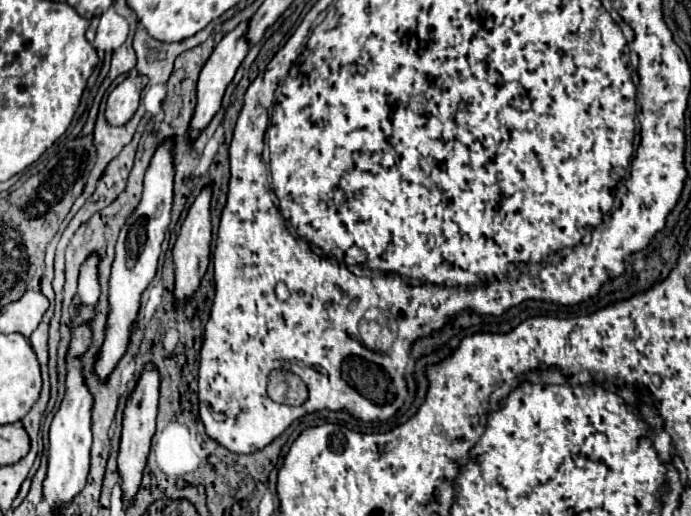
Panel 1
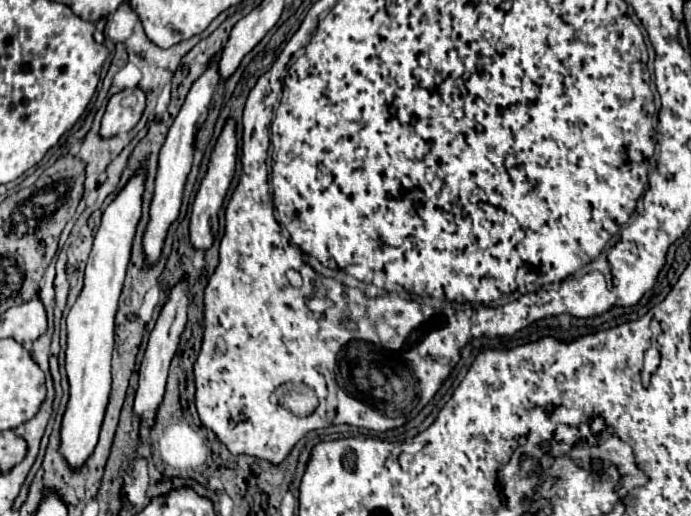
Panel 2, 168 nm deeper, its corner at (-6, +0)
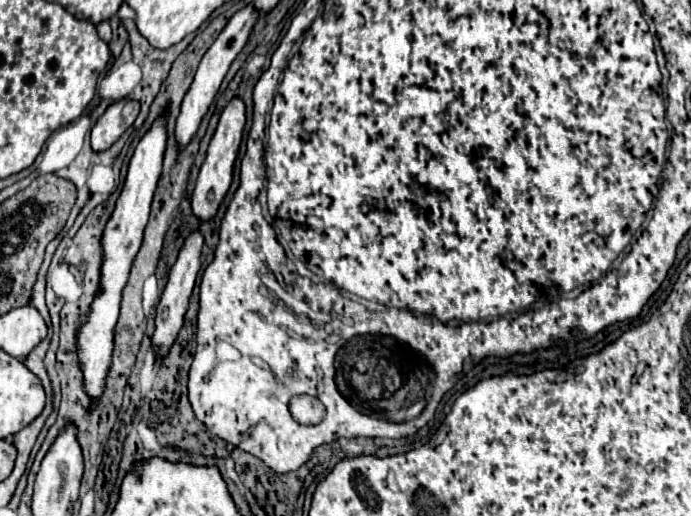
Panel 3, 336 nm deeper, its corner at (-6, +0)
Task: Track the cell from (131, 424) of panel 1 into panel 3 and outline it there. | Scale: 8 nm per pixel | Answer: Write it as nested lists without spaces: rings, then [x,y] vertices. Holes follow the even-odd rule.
[[[198,232],[190,234],[190,238],[186,240],[184,248],[180,250],[178,254],[178,260],[176,264],[172,266],[170,270],[170,276],[168,276],[168,284],[160,296],[160,302],[156,306],[156,330],[154,330],[154,336],[152,336],[152,352],[156,358],[164,358],[168,356],[172,344],[176,342],[176,336],[182,328],[182,322],[184,322],[184,314],[188,310],[188,300],[192,296],[192,290],[194,290],[194,282],[196,282],[196,274],[200,270],[200,250],[204,246],[204,240]]]

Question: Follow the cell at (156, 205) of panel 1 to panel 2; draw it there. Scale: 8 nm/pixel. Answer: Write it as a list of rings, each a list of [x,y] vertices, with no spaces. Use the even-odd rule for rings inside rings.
[[[216,54],[210,60],[210,66],[202,72],[202,76],[192,84],[168,136],[166,142],[160,150],[160,160],[158,160],[158,174],[156,174],[156,188],[154,188],[154,196],[152,196],[152,204],[150,204],[150,222],[144,230],[144,240],[142,240],[142,248],[144,248],[144,256],[146,256],[146,264],[154,264],[160,254],[162,254],[162,246],[164,246],[164,238],[166,232],[170,228],[170,224],[178,218],[180,212],[180,204],[182,204],[182,192],[184,192],[184,184],[186,178],[190,174],[190,166],[192,166],[192,154],[194,154],[194,138],[196,132],[200,130],[200,126],[204,124],[206,116],[208,116],[208,108],[210,108],[210,100],[214,96],[214,90],[220,82],[220,74],[218,74],[218,60],[220,54]]]

